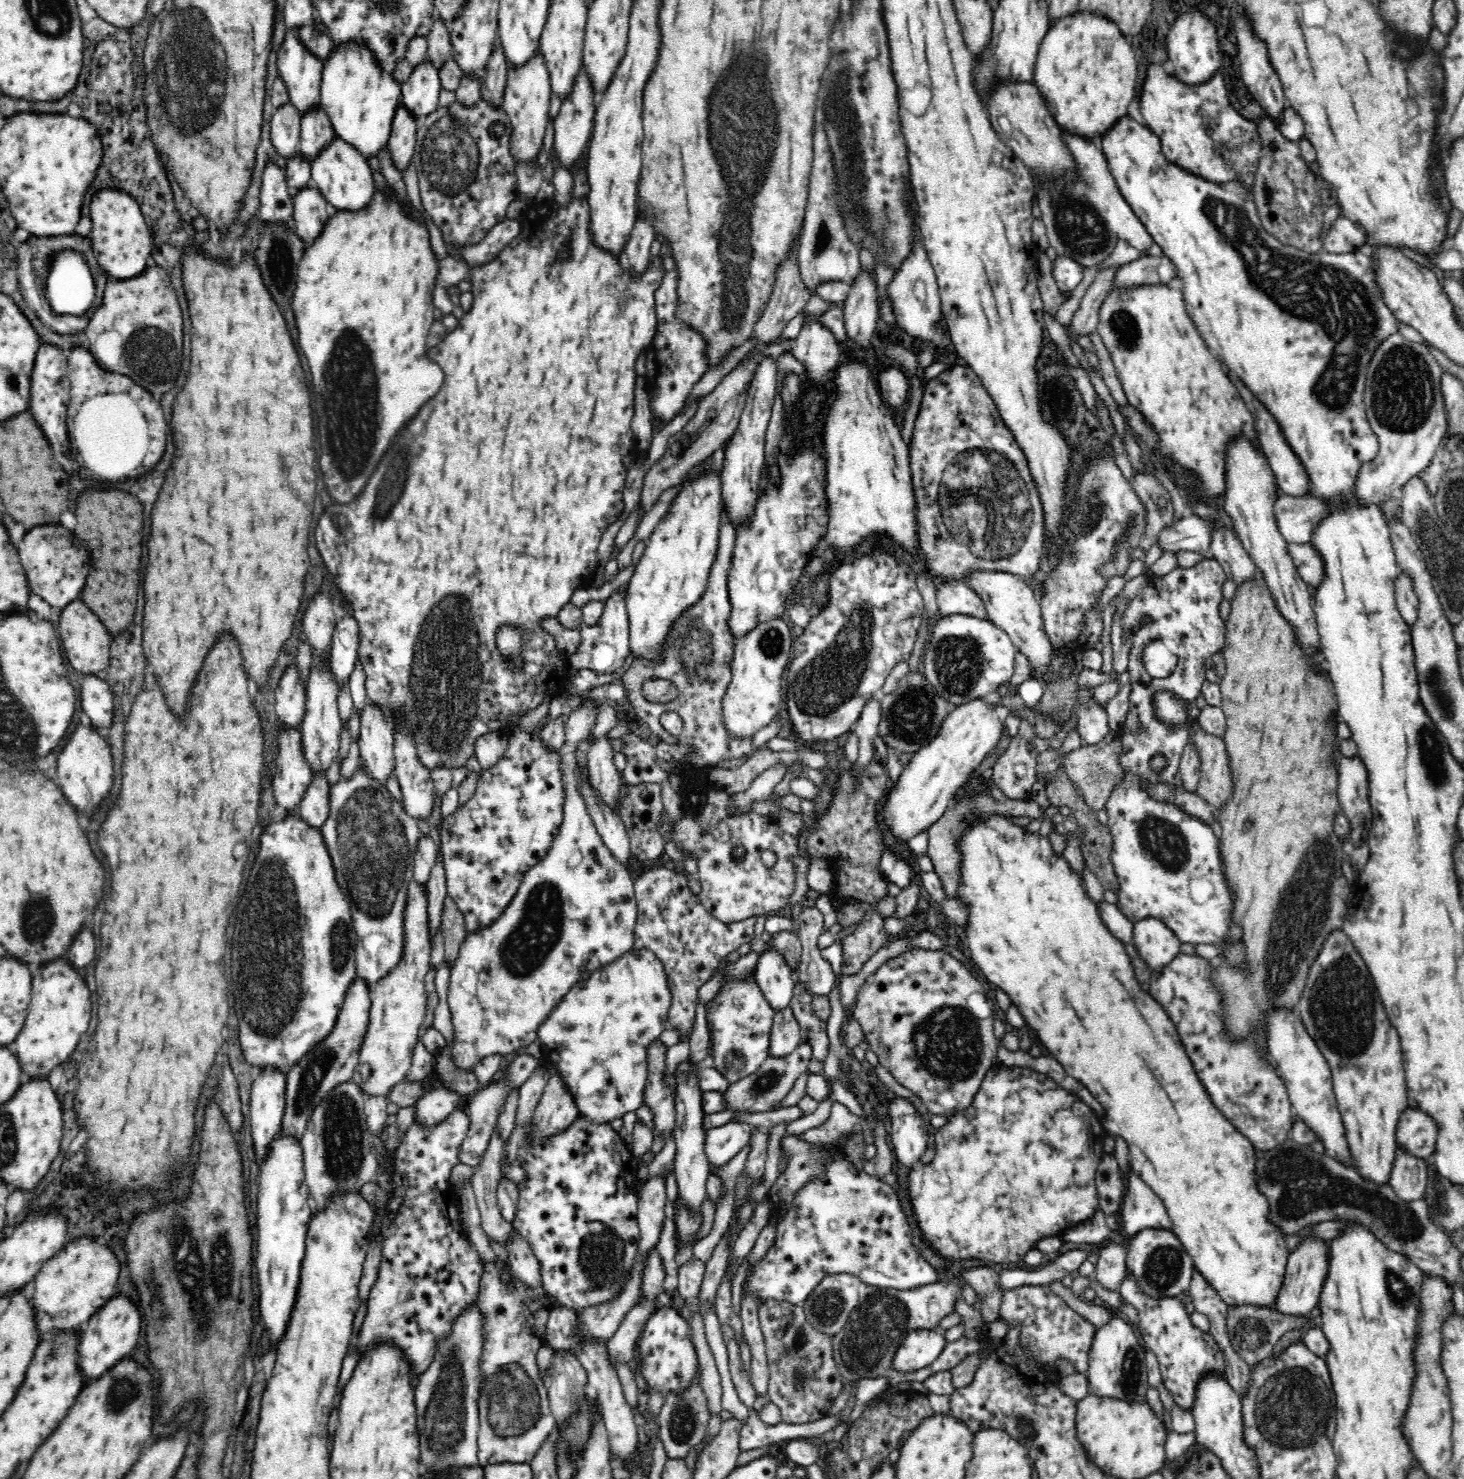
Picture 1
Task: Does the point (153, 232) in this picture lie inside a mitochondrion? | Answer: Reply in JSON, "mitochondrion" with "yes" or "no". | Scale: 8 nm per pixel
{"mitochondrion":"no"}

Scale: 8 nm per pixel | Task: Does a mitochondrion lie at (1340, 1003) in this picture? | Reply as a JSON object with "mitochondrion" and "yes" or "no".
{"mitochondrion":"yes"}

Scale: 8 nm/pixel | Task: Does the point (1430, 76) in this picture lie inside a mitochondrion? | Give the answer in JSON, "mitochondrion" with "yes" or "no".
{"mitochondrion":"yes"}

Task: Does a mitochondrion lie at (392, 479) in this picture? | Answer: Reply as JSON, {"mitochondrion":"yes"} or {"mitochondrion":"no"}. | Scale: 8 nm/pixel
{"mitochondrion":"yes"}

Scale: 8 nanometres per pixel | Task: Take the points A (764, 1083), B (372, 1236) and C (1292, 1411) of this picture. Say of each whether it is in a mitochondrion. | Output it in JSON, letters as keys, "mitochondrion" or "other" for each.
{"A":"mitochondrion","B":"other","C":"mitochondrion"}

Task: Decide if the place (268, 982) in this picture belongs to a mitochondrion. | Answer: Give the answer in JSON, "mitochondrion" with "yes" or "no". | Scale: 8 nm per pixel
{"mitochondrion":"yes"}

